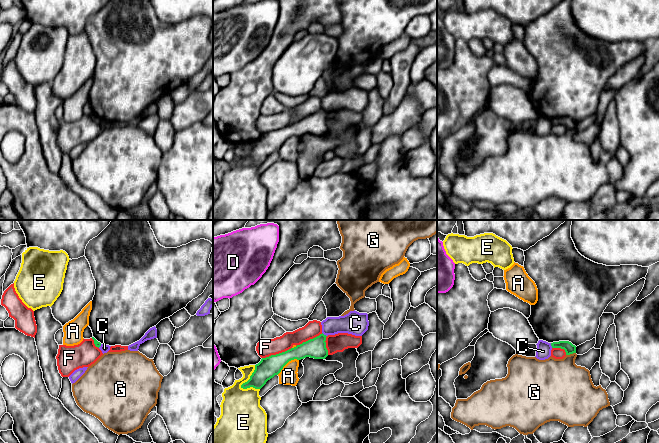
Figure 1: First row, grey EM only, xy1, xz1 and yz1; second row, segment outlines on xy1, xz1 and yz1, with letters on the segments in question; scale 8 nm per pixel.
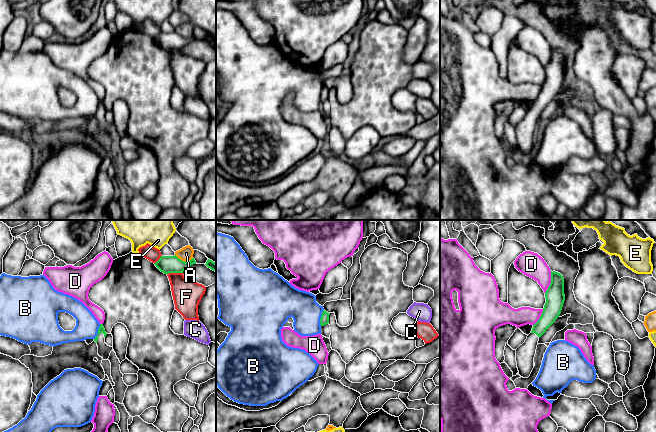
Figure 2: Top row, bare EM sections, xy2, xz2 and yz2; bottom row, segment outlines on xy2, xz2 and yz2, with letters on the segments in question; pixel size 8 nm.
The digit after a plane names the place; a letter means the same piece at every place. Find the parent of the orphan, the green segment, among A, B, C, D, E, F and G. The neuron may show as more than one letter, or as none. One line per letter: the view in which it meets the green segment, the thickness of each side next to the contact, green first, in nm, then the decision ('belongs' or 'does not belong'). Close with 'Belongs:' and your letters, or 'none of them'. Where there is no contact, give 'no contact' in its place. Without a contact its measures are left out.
A: meets green in xz1; 170 nm thick on the green side, 140 nm on the other; does not belong
B: meets green in xz2; 70 nm thick on the green side, 240 nm on the other; does not belong
C: meets green in xz1; 160 nm thick on the green side, 180 nm on the other; does not belong
D: meets green in yz2; 150 nm thick on the green side, 200 nm on the other; does not belong
E: meets green in xz1; 170 nm thick on the green side, 300 nm on the other; does not belong
F: meets green in xz1; 170 nm thick on the green side, 140 nm on the other; does not belong
G: meets green in yz1; 90 nm thick on the green side, 380 nm on the other; does not belong
Belongs: none of them

